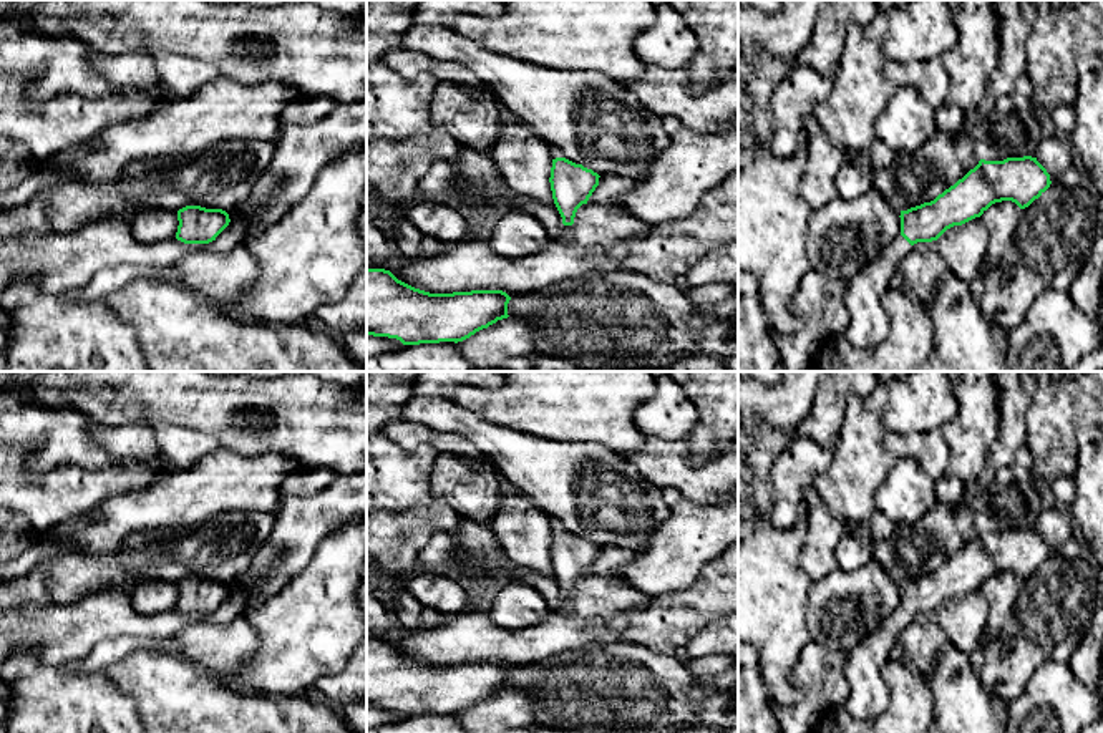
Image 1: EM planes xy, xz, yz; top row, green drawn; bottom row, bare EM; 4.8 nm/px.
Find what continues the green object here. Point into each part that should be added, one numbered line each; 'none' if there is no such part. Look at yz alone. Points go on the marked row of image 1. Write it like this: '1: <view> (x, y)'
1: yz (868, 325)

